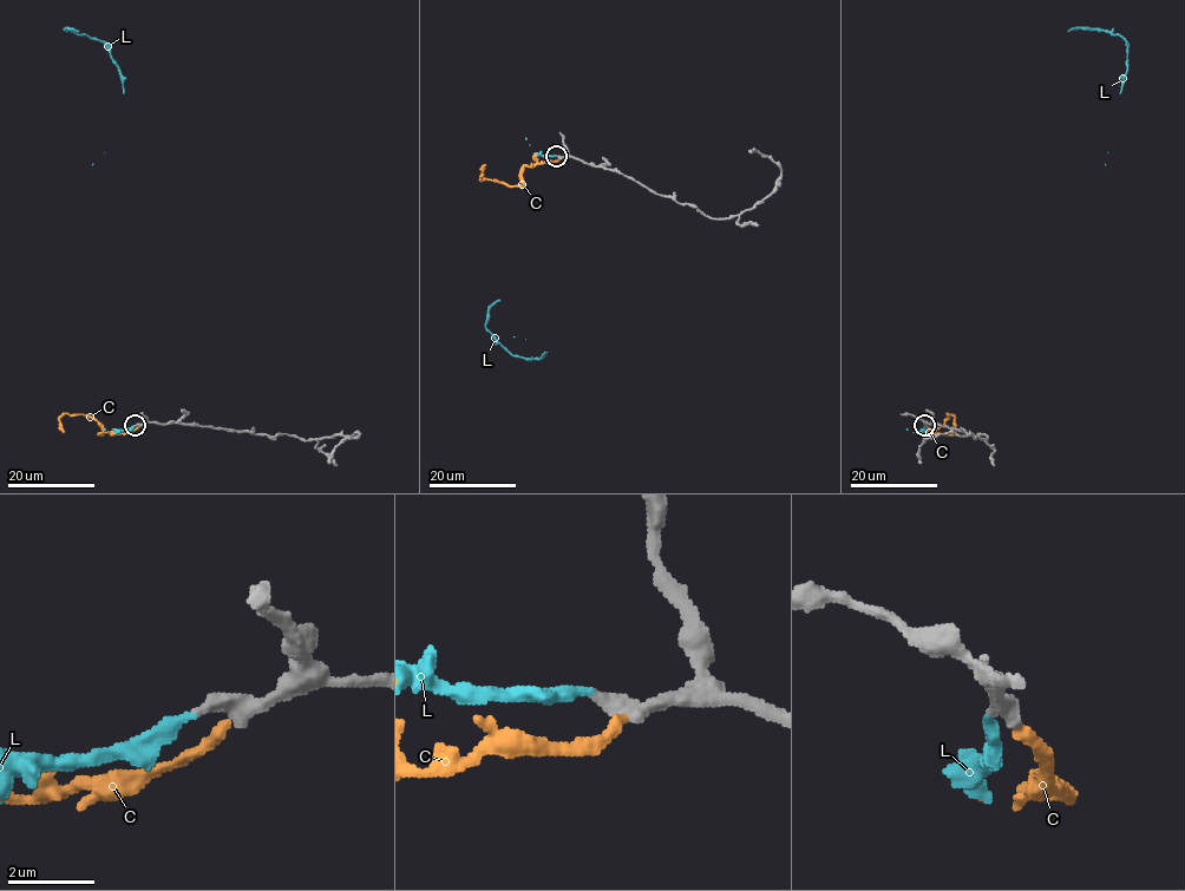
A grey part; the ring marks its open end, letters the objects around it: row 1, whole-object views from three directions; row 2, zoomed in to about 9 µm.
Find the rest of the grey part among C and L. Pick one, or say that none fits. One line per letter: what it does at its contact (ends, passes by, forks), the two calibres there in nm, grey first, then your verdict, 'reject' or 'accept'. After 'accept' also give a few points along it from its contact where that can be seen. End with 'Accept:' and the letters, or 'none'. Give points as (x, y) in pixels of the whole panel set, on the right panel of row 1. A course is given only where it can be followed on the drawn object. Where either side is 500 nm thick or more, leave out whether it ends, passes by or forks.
C: calibres 500 and 280 nm; reject
L: it ends; calibres 360 and 280 nm; accept; course (924, 425), (1105, 165), (908, 430)
Accept: L

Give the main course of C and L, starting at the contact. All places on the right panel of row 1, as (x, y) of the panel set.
C: (927, 426), (929, 431), (951, 434), (955, 431), (954, 417), (948, 414), (947, 420), (933, 432)
L: (924, 425), (1105, 165), (908, 430)

